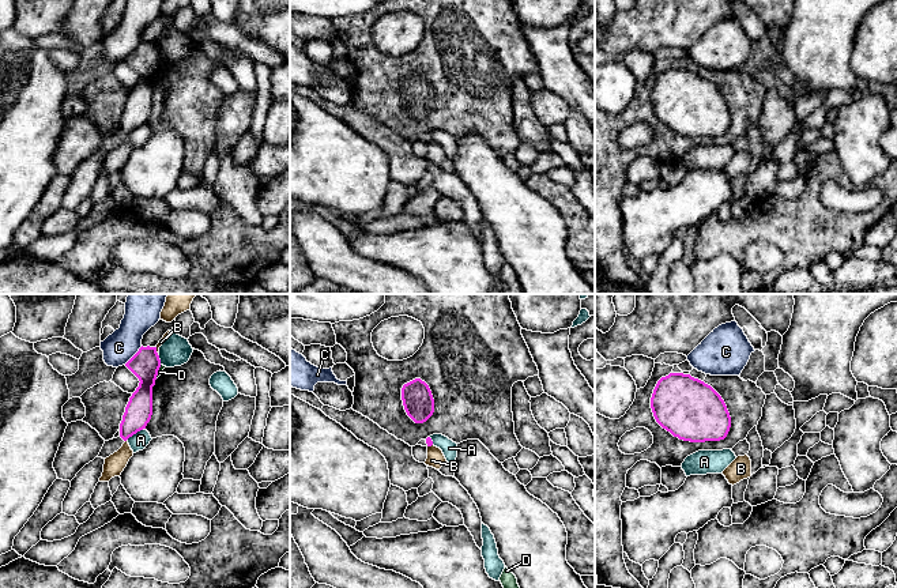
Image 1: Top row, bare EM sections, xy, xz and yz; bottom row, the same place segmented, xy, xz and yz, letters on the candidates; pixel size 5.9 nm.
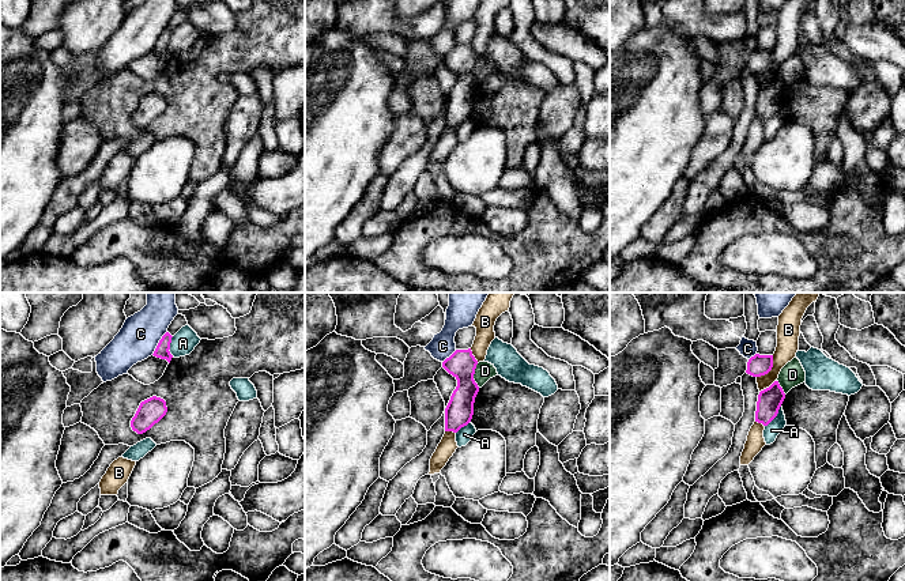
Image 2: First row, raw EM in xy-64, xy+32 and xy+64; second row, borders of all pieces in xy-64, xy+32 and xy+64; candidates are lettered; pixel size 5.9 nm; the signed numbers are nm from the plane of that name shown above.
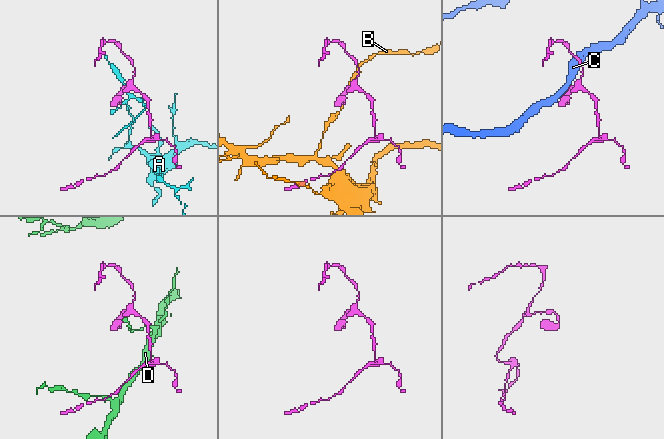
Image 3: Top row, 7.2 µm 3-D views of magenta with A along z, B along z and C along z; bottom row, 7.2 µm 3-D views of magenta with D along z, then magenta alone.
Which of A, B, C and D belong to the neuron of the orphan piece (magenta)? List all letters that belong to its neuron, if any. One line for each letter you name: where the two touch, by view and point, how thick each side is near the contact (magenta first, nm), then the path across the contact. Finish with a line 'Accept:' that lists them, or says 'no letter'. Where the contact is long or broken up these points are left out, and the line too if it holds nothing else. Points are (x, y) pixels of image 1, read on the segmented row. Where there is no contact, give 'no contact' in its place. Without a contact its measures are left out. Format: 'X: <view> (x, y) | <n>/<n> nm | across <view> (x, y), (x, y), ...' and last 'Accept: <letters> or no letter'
Accept: no letter

